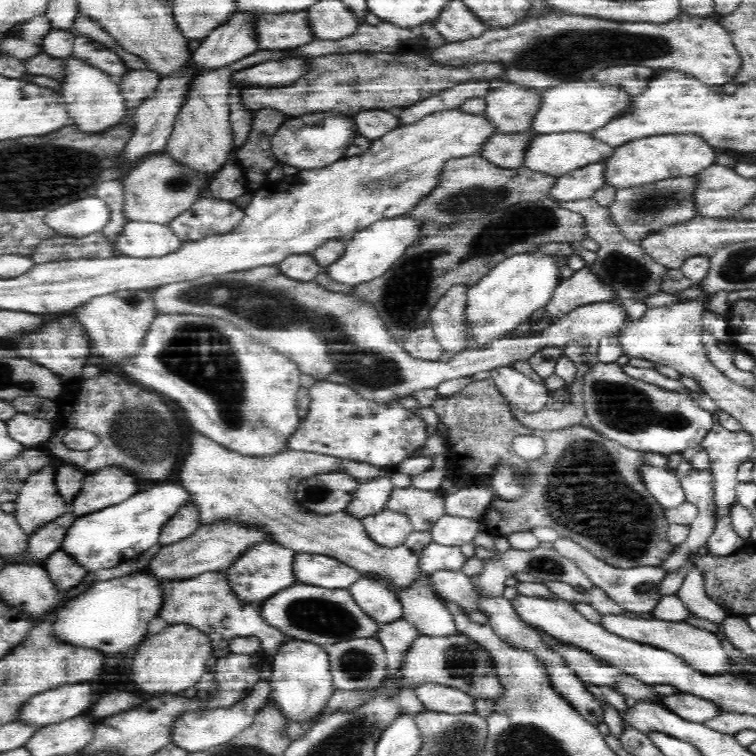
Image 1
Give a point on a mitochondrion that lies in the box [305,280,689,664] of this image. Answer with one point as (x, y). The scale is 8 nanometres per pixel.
(586, 492)

